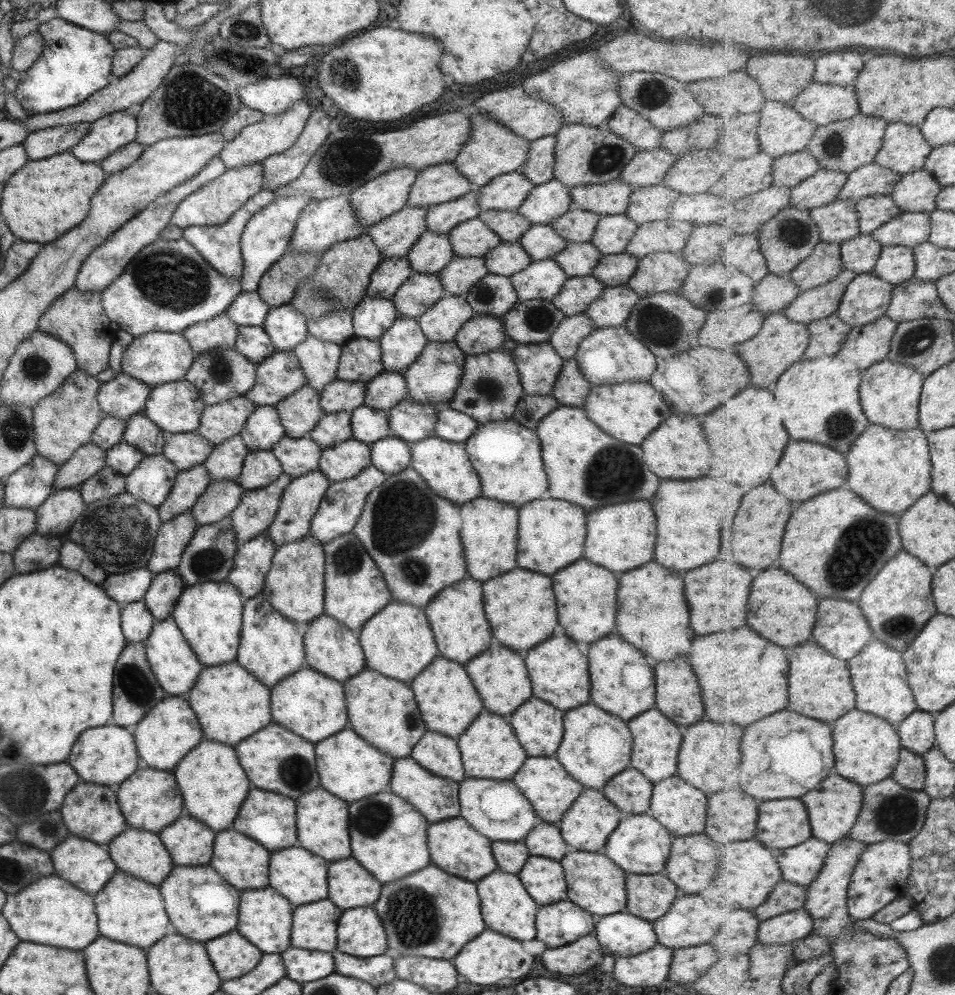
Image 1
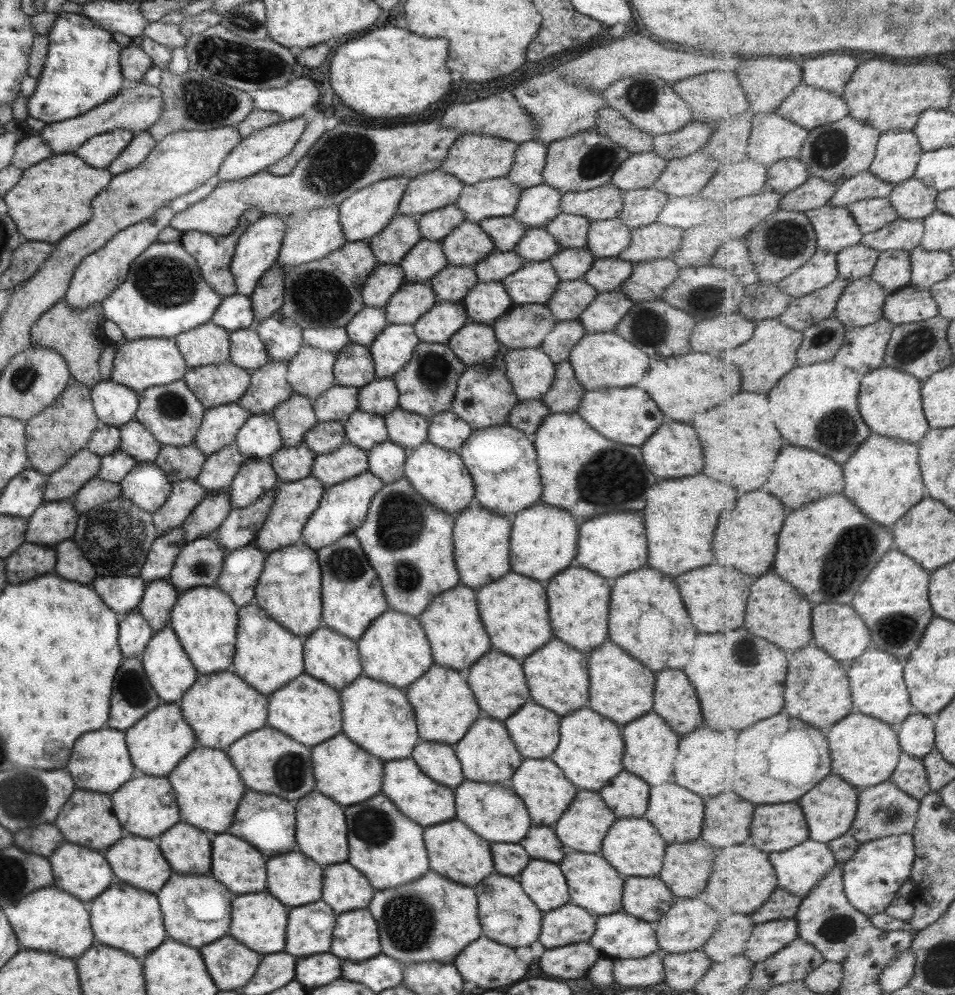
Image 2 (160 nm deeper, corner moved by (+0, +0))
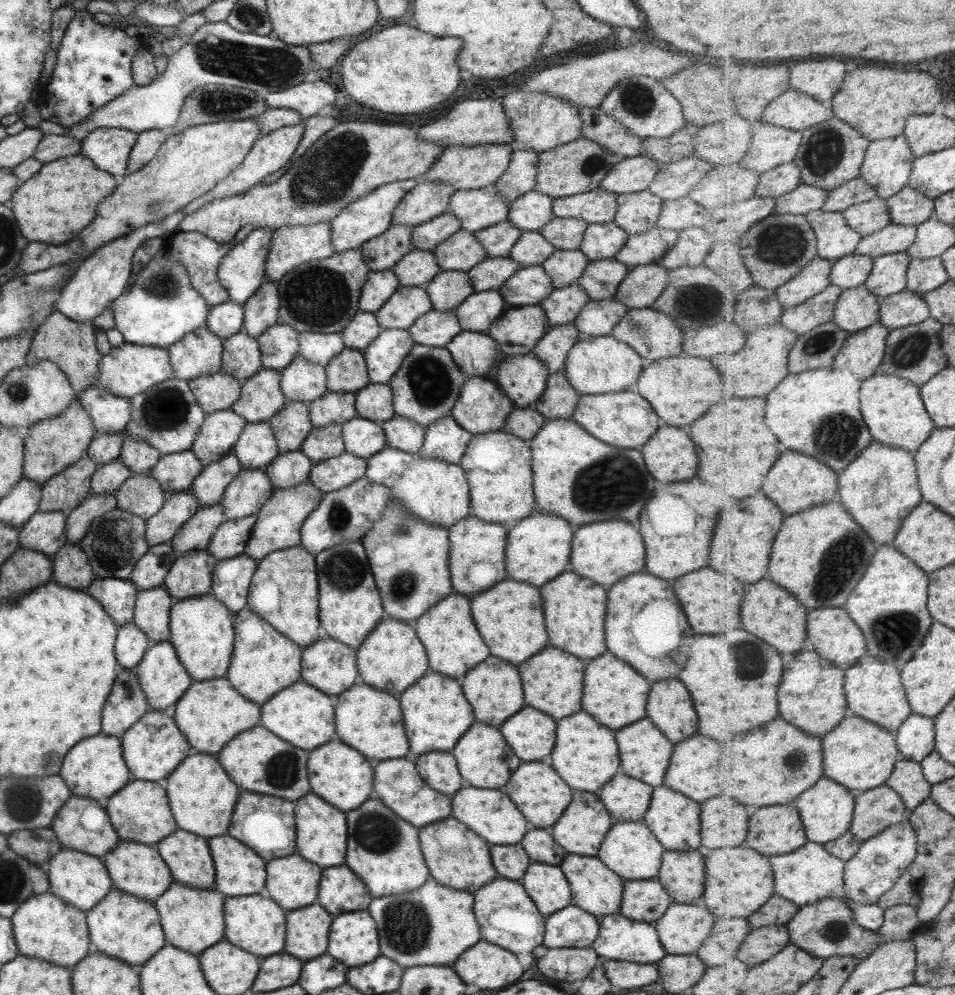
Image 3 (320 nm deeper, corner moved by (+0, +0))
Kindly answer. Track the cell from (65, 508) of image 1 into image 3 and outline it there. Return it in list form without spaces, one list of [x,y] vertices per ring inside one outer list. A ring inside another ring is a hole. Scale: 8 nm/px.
[[[39,511],[33,513],[18,529],[18,546],[52,556],[66,543],[66,514]]]

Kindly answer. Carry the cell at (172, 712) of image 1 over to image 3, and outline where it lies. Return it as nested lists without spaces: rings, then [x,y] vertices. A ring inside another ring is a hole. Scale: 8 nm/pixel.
[[[148,710],[123,734],[120,740],[122,757],[131,779],[160,782],[191,752],[192,749],[180,733],[174,720],[162,711]]]

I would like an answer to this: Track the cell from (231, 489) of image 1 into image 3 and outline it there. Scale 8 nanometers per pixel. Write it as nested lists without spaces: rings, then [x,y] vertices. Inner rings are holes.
[[[220,504],[199,507],[169,542],[175,556],[181,556],[189,550],[204,550],[214,532],[225,520]]]

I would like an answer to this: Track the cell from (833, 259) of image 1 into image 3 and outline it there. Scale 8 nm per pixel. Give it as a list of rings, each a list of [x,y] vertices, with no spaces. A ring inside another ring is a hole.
[[[815,257],[795,278],[776,289],[779,302],[787,309],[817,296],[832,284],[834,260]]]

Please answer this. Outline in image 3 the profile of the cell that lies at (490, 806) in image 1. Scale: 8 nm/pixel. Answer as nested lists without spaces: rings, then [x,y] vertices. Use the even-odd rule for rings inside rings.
[[[464,785],[450,798],[450,811],[454,819],[465,824],[469,830],[473,830],[479,838],[483,838],[489,844],[497,846],[509,846],[523,838],[525,834],[525,820],[515,810],[513,802],[504,792],[485,788],[477,788],[471,785]]]

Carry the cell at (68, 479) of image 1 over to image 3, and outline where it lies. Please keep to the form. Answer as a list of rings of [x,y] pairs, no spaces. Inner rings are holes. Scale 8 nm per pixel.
[[[85,454],[40,487],[39,512],[68,513],[90,494],[90,478],[98,466]]]

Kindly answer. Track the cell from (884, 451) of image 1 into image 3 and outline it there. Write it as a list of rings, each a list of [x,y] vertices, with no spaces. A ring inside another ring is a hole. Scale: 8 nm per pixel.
[[[872,441],[840,474],[839,501],[867,531],[875,543],[892,544],[904,520],[923,503],[915,453]]]

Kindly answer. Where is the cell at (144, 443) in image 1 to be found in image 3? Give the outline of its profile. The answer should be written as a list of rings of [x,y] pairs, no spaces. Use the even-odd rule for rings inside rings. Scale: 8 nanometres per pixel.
[[[125,434],[122,435],[122,447],[119,460],[129,471],[131,475],[149,474],[151,469],[158,463],[160,454],[152,446],[141,440],[131,439]]]

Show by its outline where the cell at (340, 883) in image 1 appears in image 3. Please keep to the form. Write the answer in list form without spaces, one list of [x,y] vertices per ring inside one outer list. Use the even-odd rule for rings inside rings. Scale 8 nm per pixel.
[[[347,865],[326,868],[320,874],[315,903],[329,915],[366,911],[372,897]]]

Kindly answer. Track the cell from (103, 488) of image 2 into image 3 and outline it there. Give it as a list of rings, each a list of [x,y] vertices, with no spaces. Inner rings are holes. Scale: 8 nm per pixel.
[[[89,494],[86,499],[66,514],[65,537],[68,544],[79,544],[89,529],[90,522],[116,508],[113,494]]]

